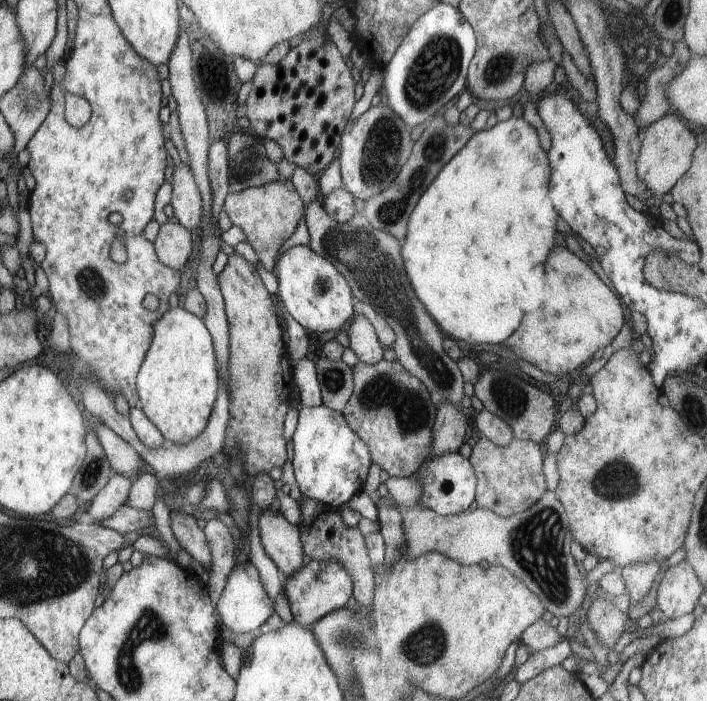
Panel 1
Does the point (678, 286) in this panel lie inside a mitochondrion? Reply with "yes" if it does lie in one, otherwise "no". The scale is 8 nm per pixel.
no

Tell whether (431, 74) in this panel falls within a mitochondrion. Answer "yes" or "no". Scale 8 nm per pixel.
yes

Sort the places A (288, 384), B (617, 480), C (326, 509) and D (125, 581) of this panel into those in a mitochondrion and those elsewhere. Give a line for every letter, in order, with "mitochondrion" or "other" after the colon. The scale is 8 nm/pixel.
A: other
B: mitochondrion
C: other
D: other

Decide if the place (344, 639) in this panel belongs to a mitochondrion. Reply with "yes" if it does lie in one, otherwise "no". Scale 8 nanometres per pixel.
yes

